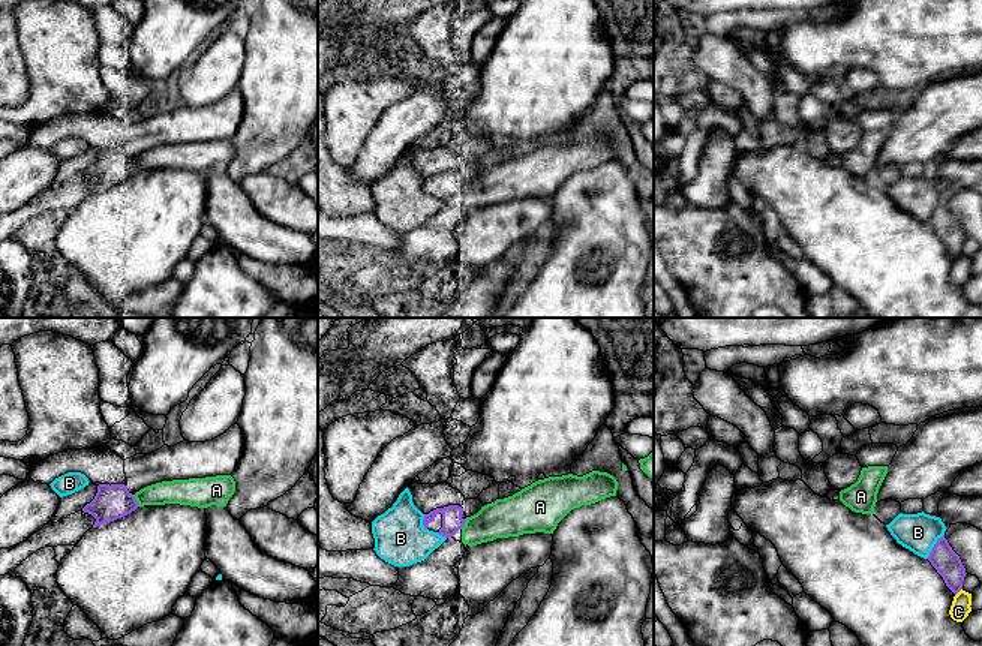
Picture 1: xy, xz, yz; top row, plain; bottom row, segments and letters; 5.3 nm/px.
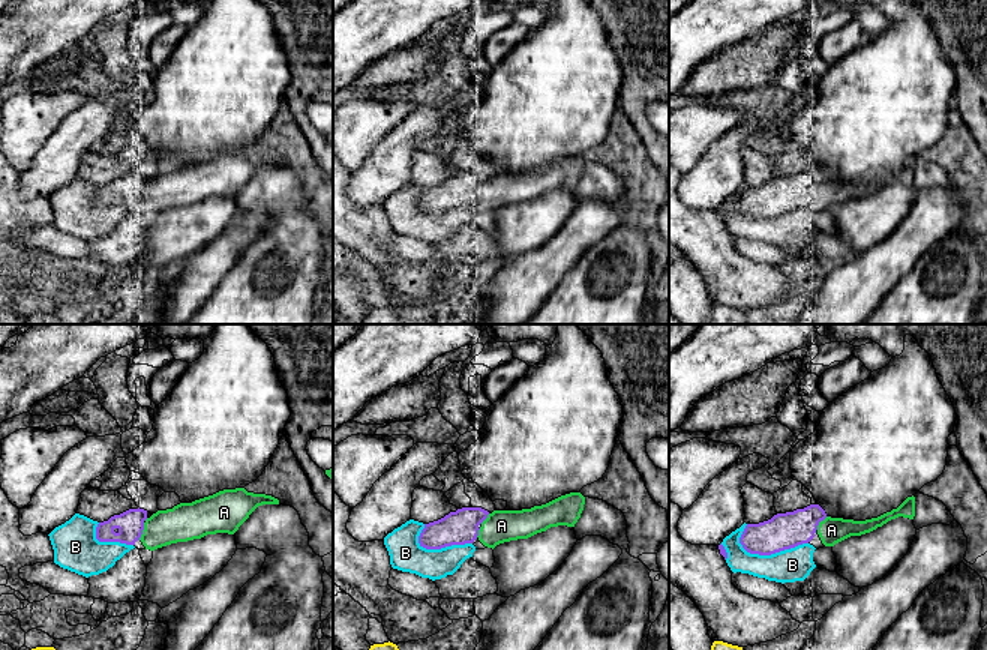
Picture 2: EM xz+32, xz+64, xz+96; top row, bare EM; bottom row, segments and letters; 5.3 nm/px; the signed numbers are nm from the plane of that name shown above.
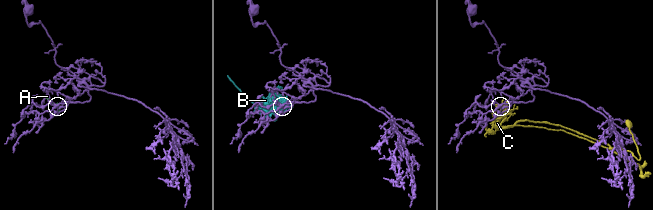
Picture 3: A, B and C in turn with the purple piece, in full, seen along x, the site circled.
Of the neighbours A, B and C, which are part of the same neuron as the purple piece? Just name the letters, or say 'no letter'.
A

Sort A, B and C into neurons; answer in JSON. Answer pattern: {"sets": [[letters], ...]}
{"sets": [["A"], ["B"], ["C"]]}

